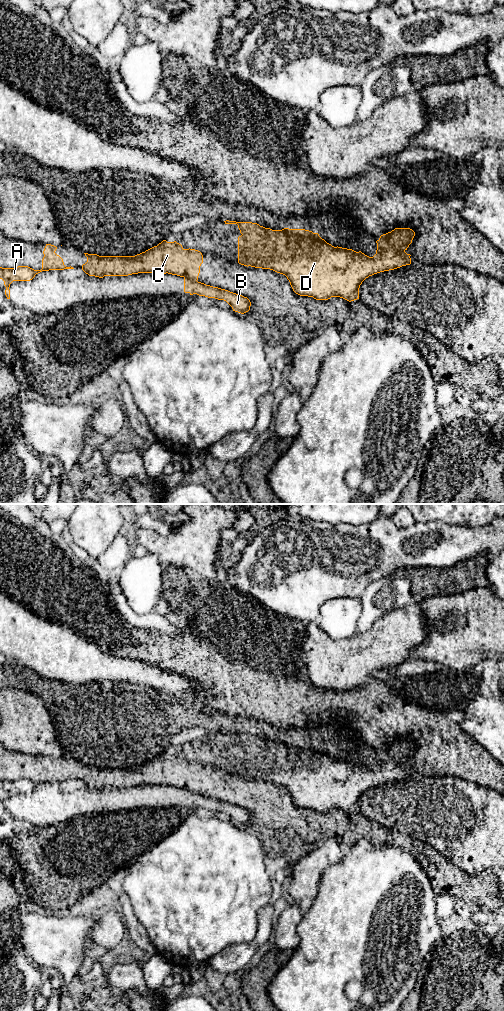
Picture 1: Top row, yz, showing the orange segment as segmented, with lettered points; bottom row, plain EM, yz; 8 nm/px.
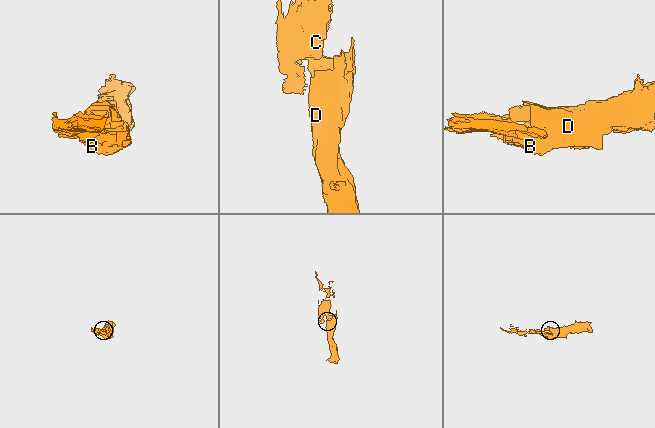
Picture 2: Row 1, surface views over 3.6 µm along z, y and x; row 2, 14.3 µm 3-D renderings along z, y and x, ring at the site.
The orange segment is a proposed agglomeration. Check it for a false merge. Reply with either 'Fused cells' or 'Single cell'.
Fused cells

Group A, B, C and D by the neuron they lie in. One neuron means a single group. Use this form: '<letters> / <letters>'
A C / B D

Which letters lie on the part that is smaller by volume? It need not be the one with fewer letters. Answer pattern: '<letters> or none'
A, C

